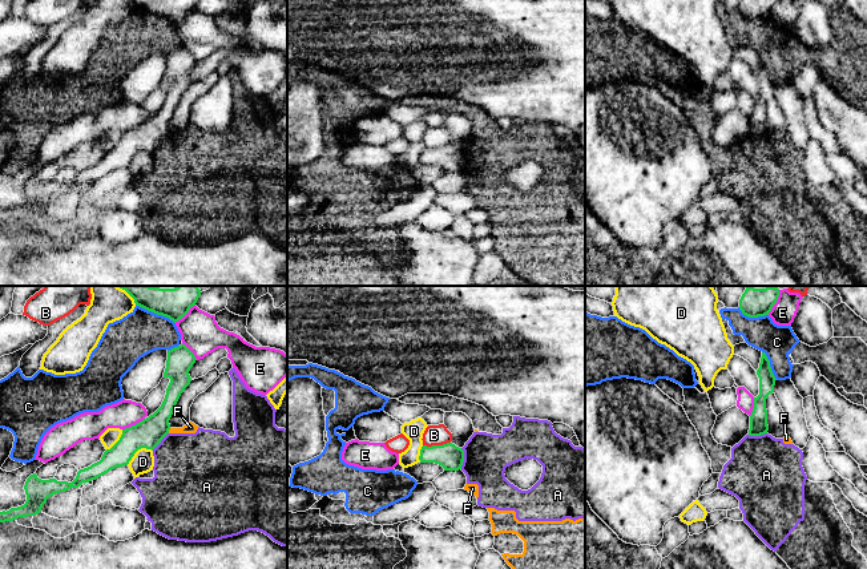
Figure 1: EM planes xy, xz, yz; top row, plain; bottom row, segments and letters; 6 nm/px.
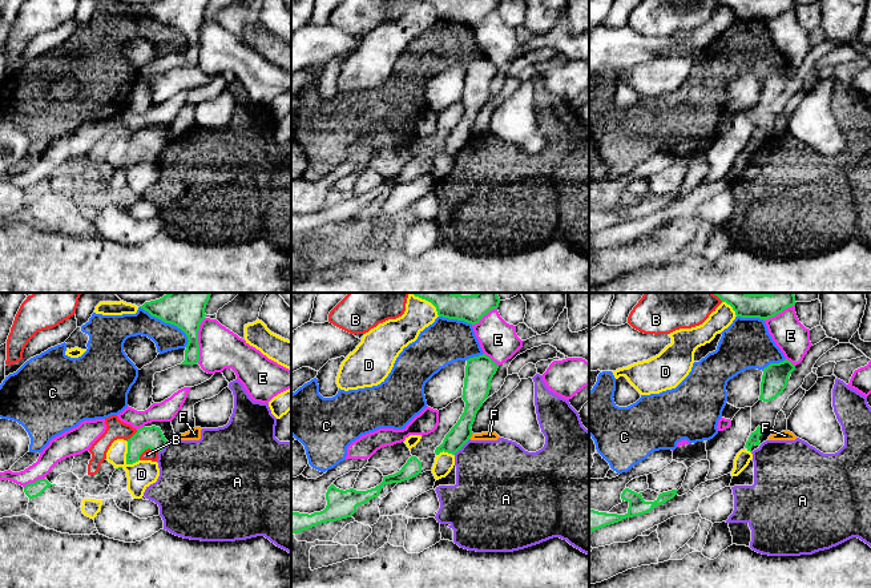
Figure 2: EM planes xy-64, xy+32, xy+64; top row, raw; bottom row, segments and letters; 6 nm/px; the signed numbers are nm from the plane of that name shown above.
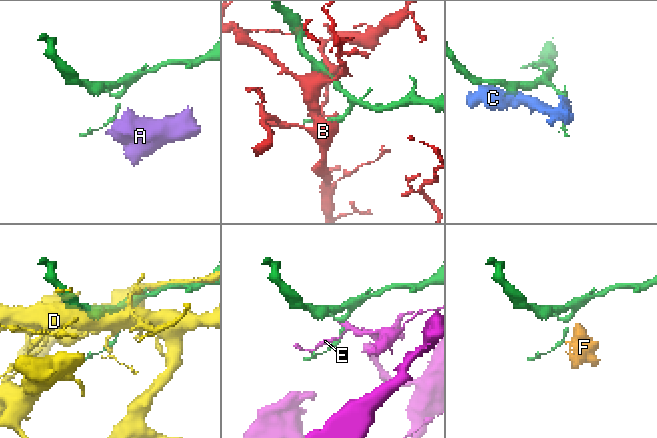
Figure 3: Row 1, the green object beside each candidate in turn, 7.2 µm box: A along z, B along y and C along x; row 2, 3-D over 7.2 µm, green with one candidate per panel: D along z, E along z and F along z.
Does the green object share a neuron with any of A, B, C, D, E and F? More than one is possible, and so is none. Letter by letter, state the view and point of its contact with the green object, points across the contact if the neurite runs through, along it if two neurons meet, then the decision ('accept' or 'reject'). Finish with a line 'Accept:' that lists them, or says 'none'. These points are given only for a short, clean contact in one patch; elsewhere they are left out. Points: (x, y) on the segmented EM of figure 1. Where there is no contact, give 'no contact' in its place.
A: xz (463, 459) | along xz (460, 448), (463, 451), (462, 468) | reject
B: xz (436, 446) | reject
C: xy (156, 313) | reject
D: xy (137, 450) | reject
E: xy (184, 315) | reject
F: xy (168, 431) | along xy (170, 428), (168, 432) | reject
Accept: none

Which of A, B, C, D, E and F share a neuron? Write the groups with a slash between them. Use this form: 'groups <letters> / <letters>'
groups A F / B / C / D / E

